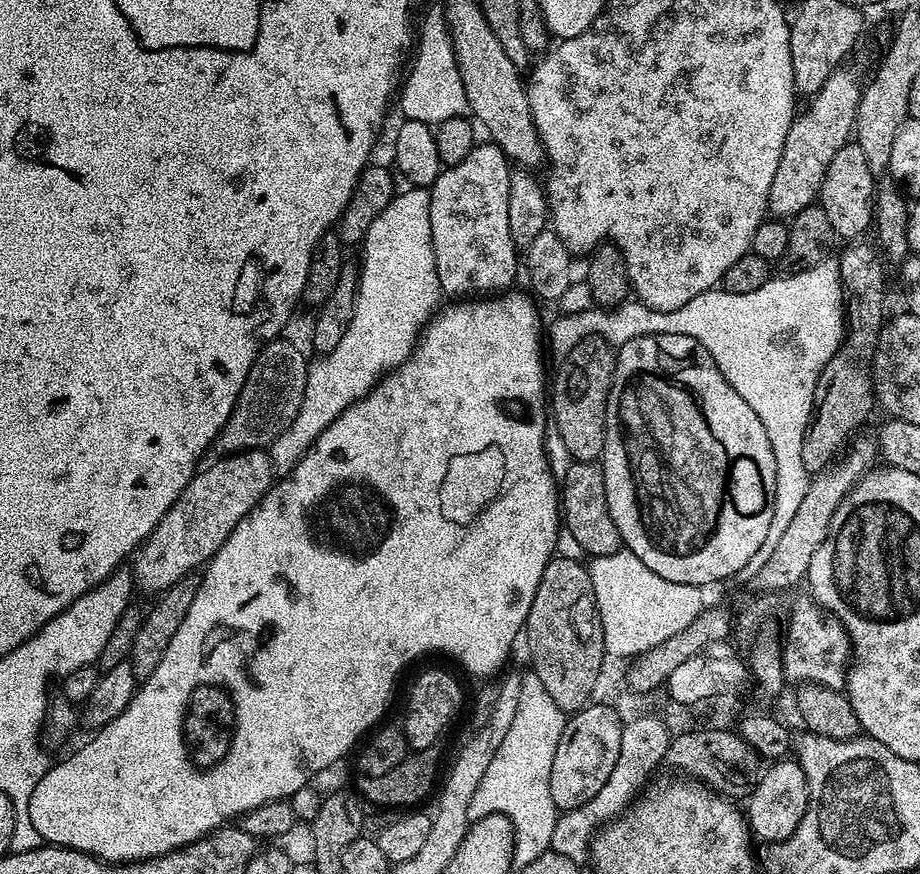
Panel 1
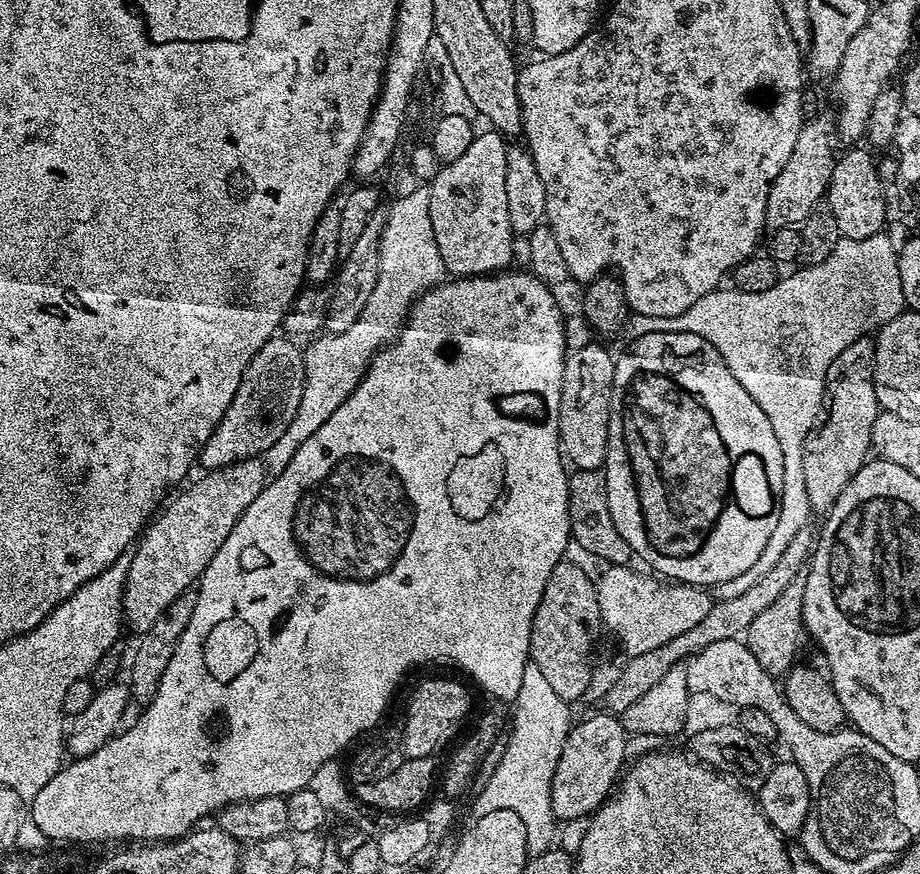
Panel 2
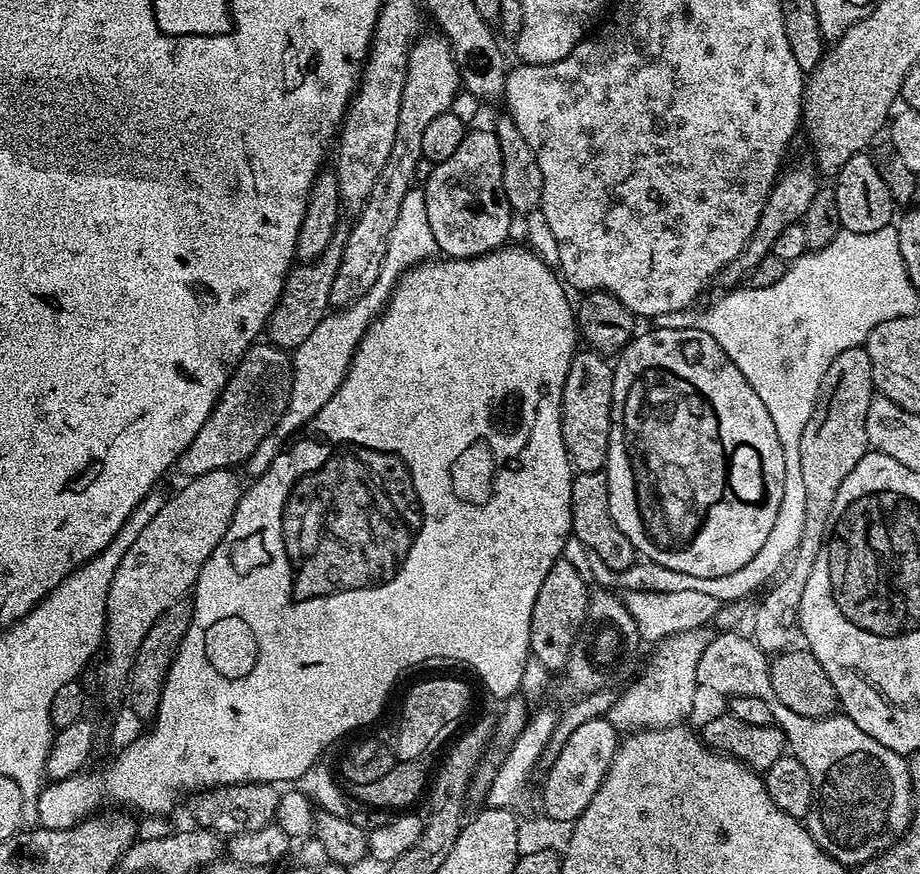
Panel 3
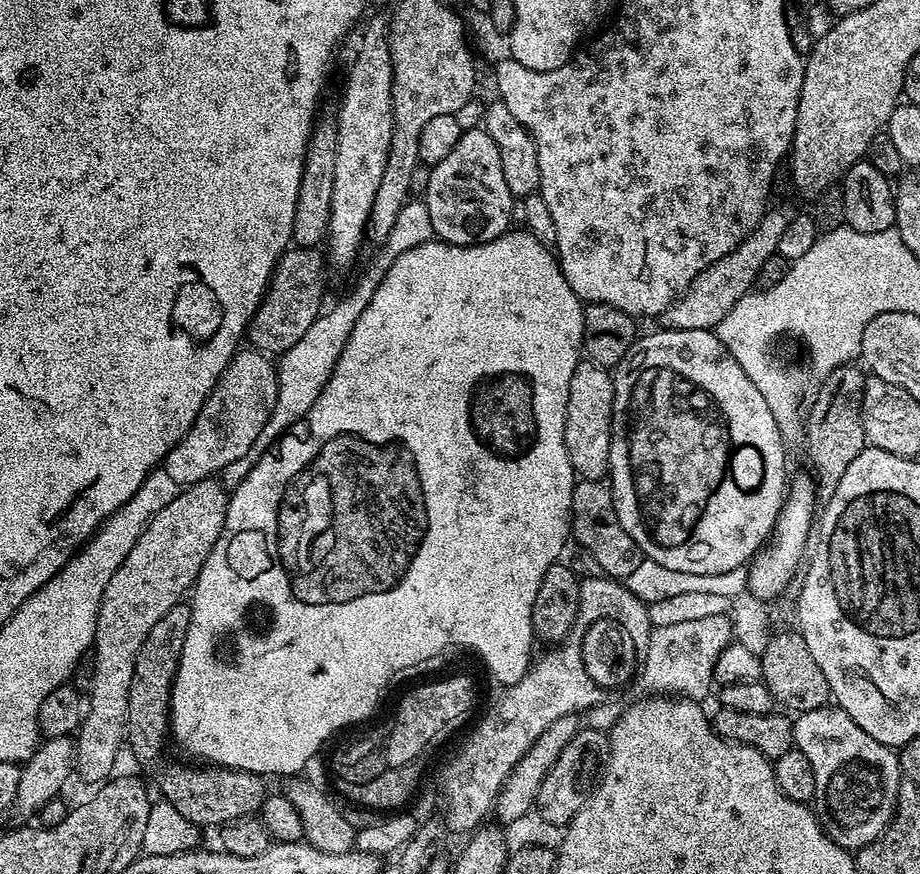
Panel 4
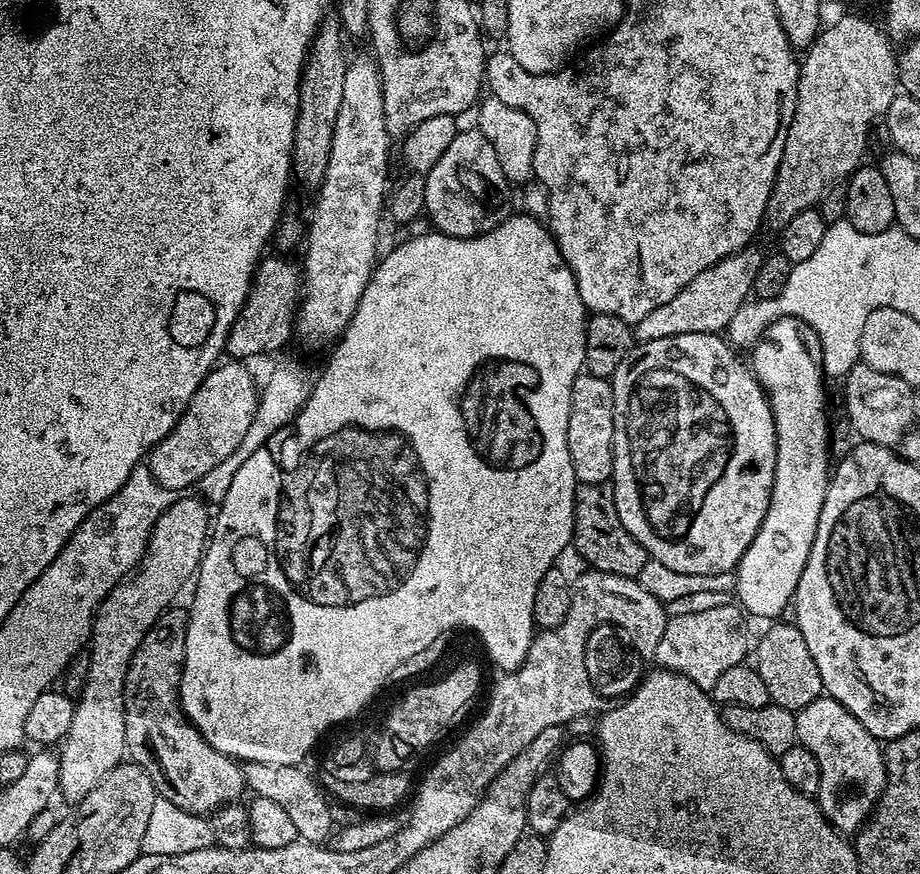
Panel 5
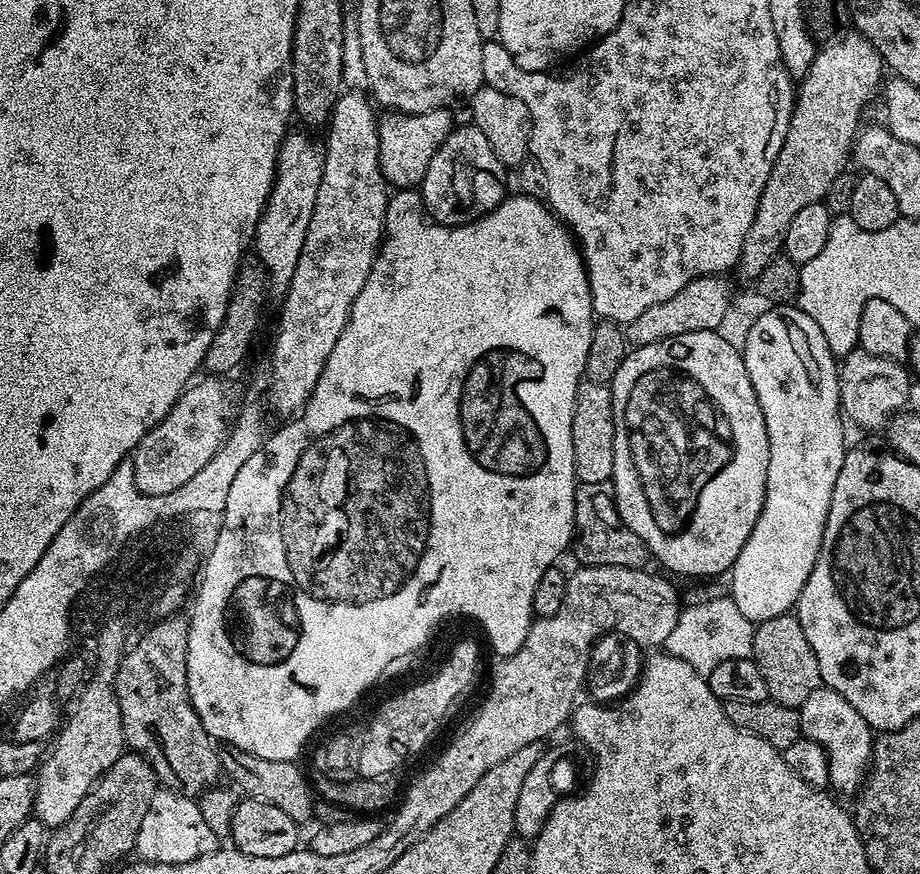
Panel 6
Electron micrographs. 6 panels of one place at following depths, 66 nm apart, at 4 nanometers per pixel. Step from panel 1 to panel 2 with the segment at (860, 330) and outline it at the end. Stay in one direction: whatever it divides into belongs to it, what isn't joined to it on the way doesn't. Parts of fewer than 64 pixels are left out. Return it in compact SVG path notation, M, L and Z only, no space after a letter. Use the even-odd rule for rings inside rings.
M871 335L859 336L834 358L834 362L830 362L826 370L820 415L806 434L806 442L802 442L802 475L813 513L828 513L834 502L838 502L838 494L846 490L872 452L874 418L882 411L872 381L875 349Z

